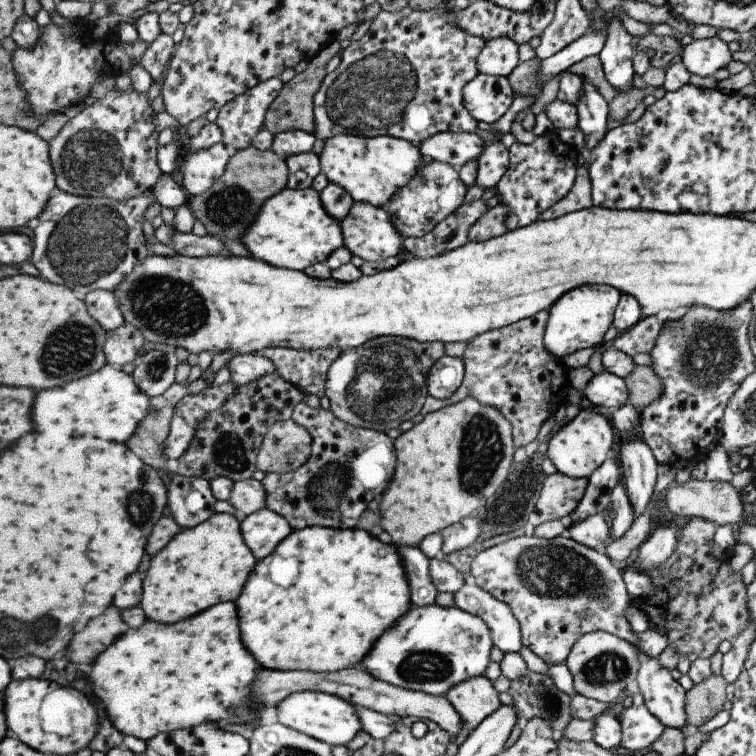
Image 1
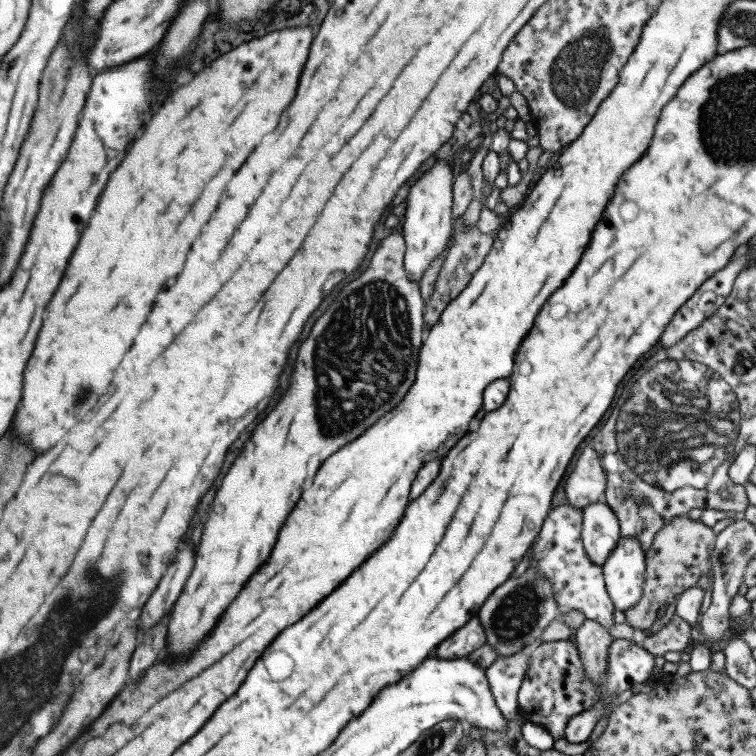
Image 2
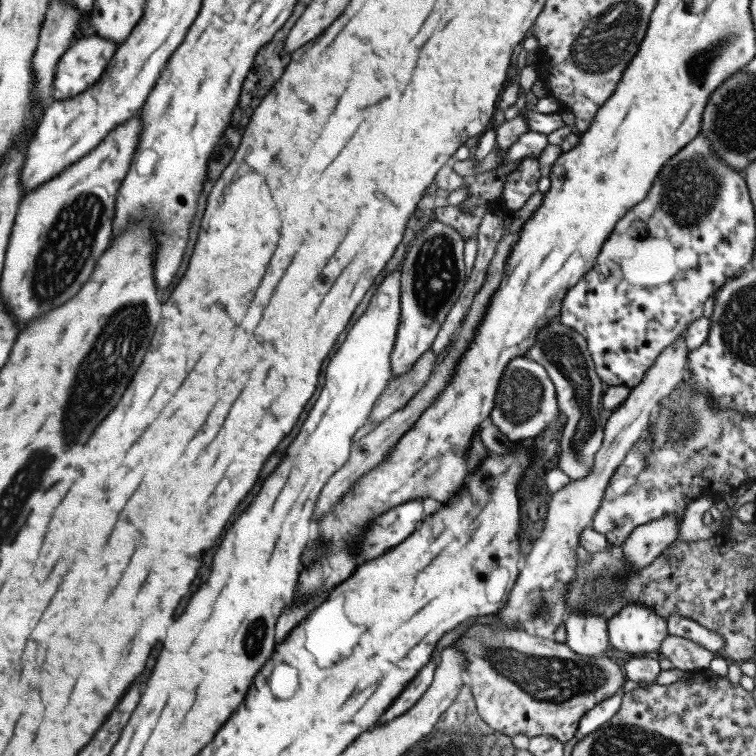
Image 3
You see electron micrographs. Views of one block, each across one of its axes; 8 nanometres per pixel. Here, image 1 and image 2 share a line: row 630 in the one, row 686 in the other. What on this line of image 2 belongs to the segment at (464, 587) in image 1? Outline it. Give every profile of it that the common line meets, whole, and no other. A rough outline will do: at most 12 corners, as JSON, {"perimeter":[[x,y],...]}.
{"perimeter":[[517,651],[484,669],[494,703],[516,722],[516,694],[529,666]]}

